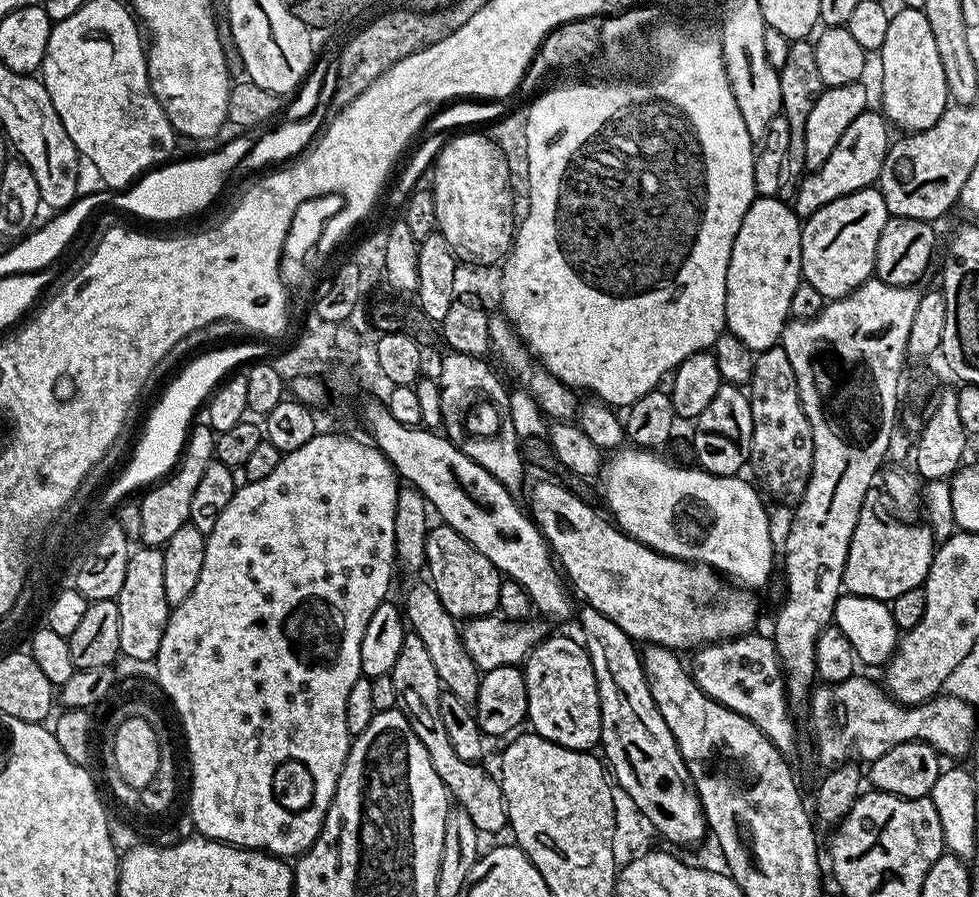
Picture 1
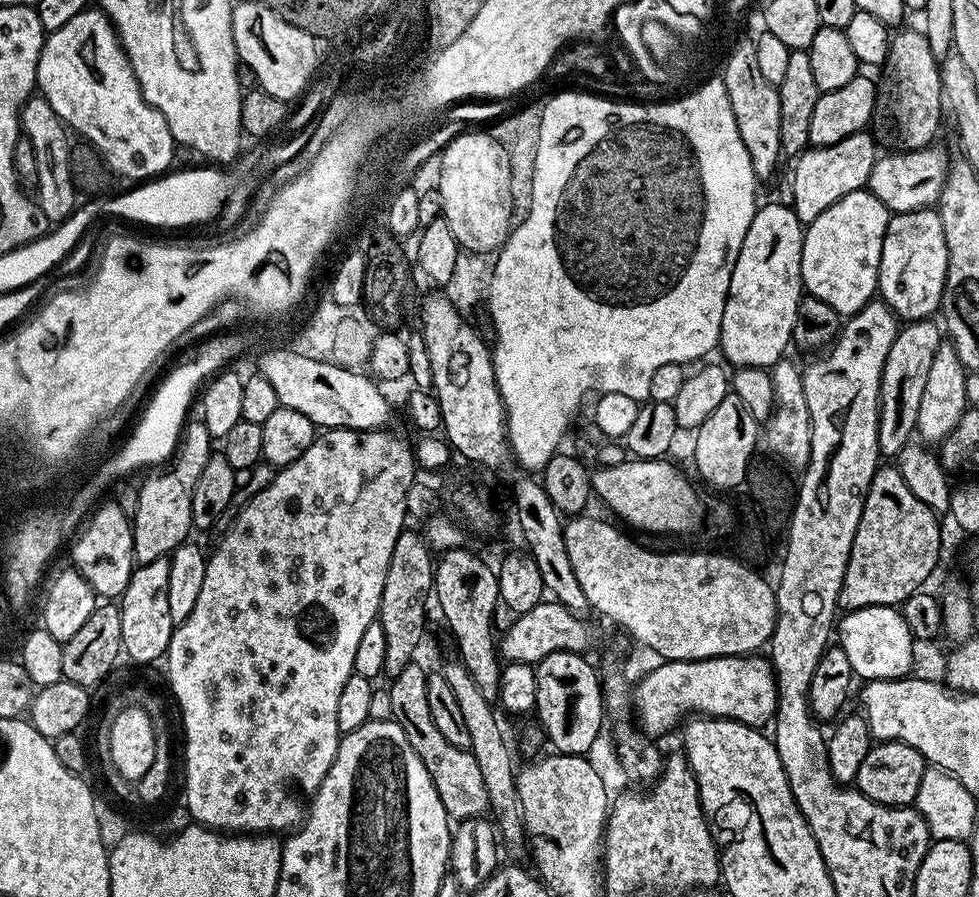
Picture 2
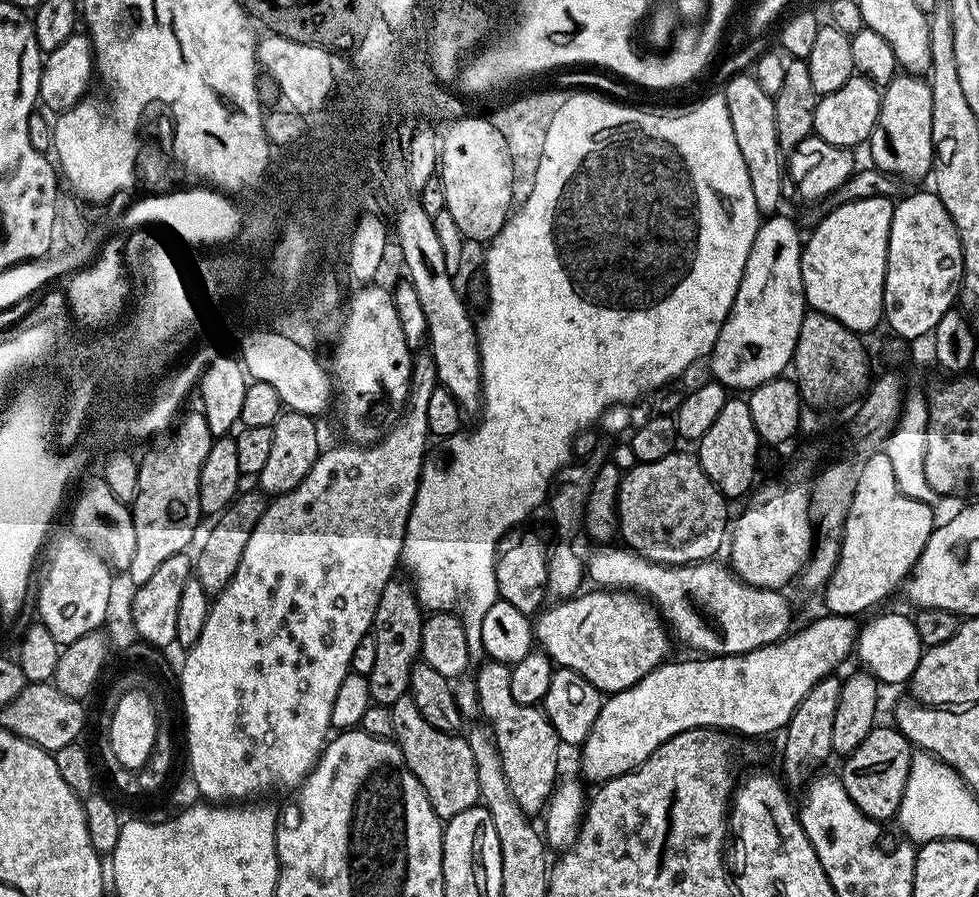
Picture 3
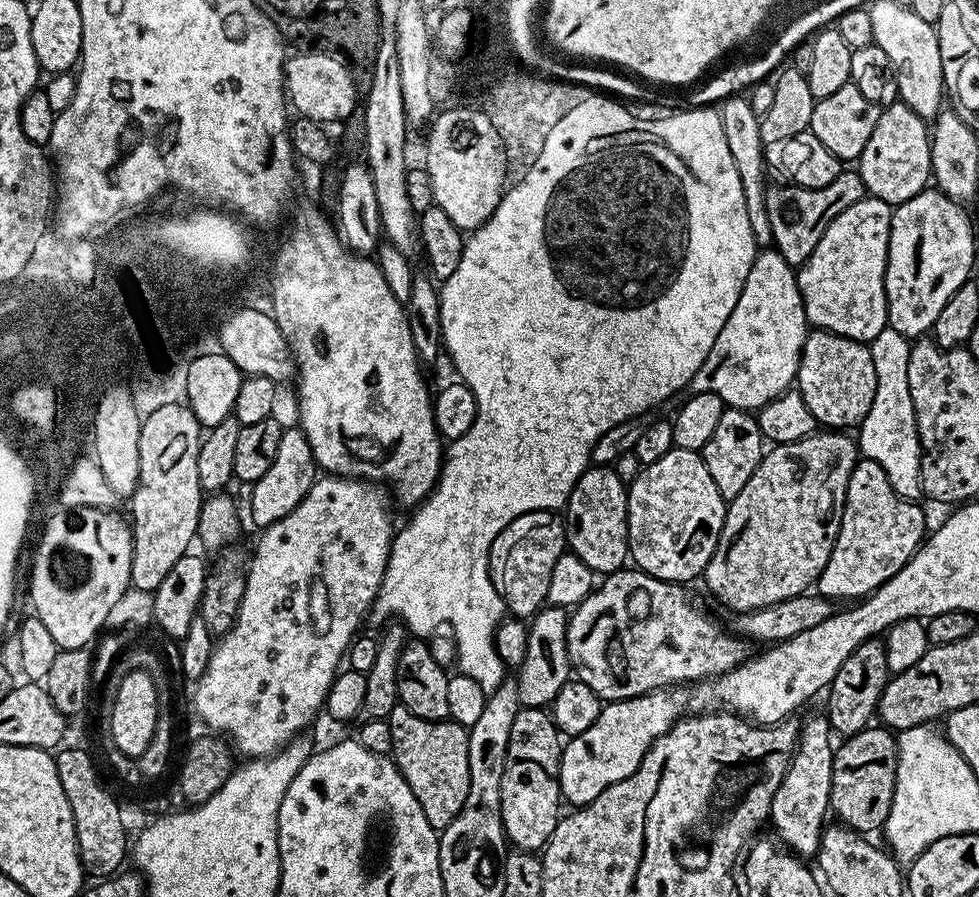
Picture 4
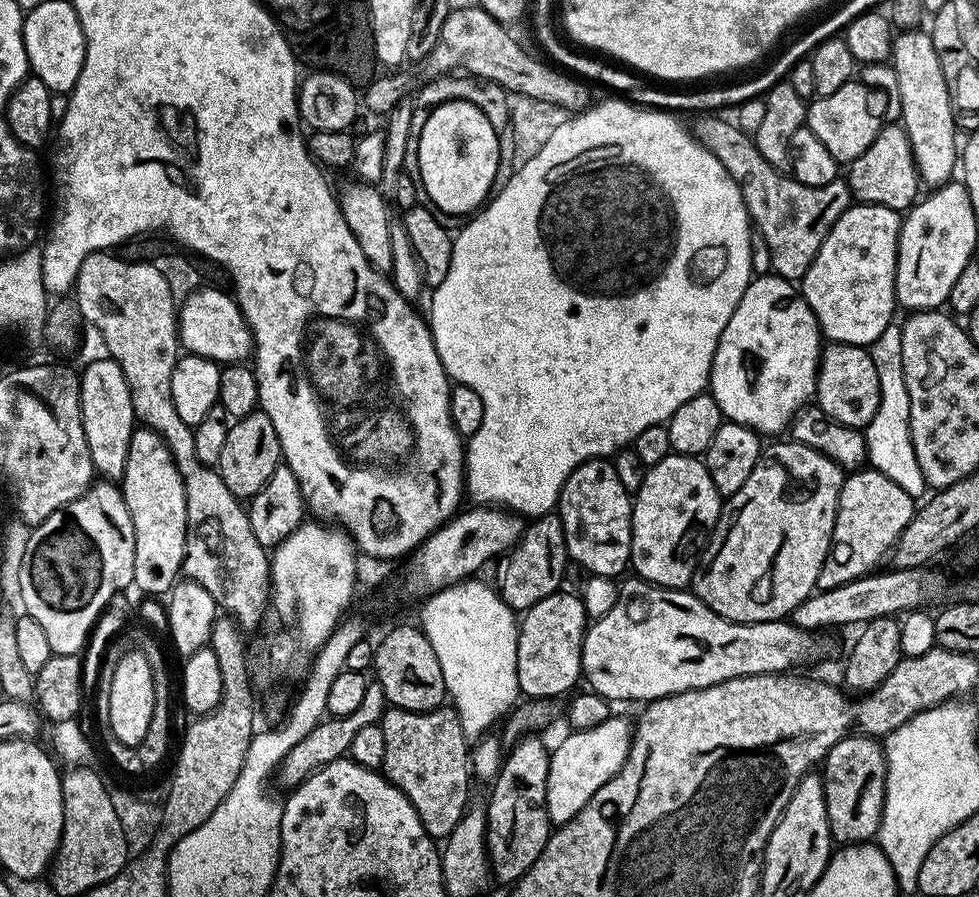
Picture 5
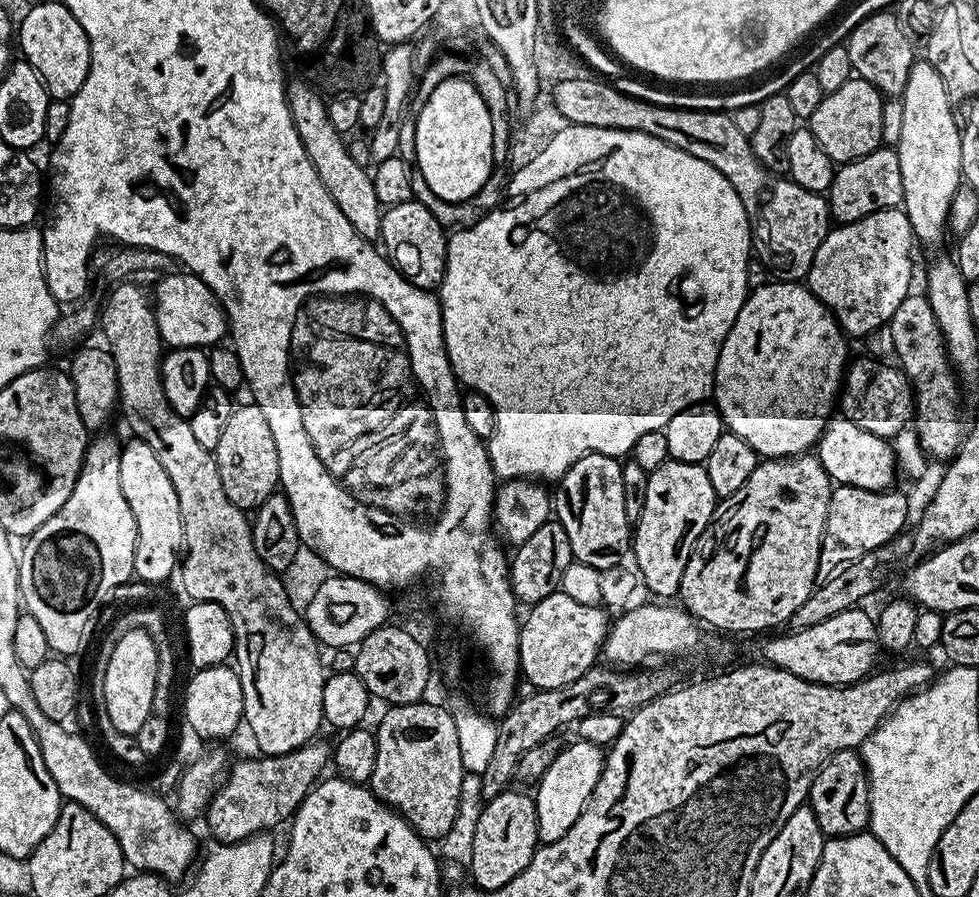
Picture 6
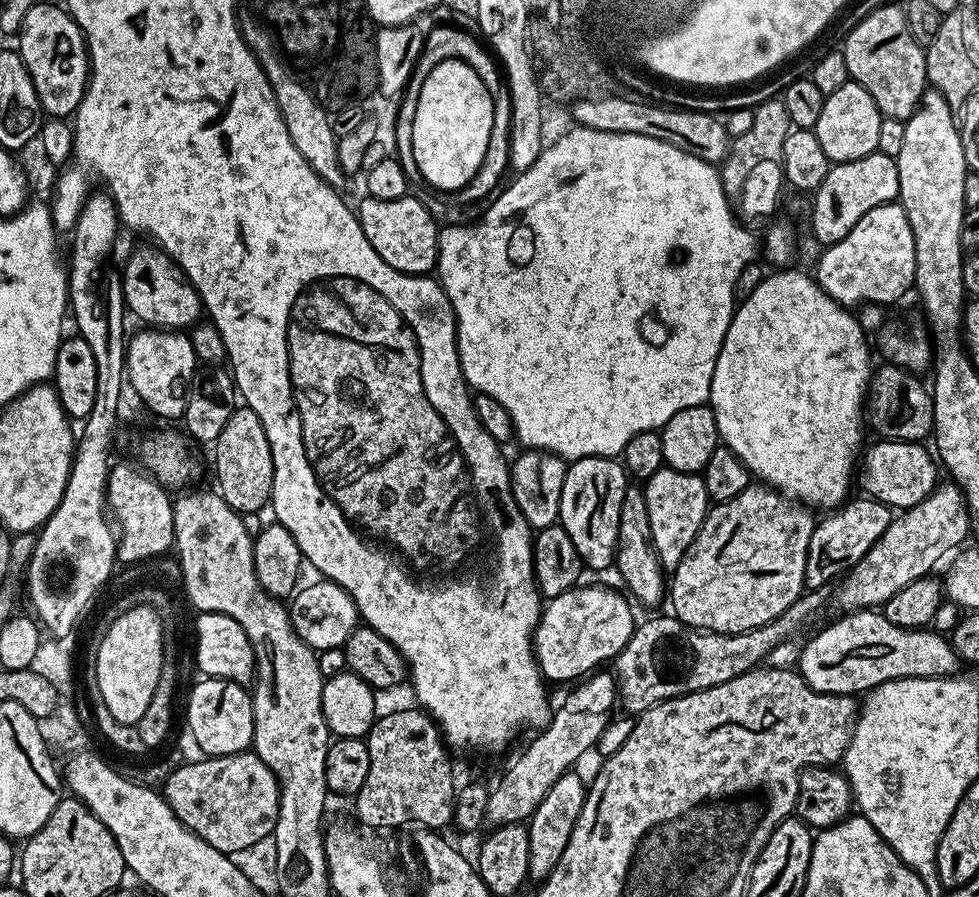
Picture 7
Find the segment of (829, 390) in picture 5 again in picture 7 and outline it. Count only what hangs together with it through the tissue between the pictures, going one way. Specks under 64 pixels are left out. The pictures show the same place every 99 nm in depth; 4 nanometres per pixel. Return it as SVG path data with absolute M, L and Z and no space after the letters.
M881 363L873 371L868 381L866 397L866 420L877 433L877 437L886 440L910 441L919 443L933 433L933 400L931 391L919 381L915 373L898 367L897 364Z

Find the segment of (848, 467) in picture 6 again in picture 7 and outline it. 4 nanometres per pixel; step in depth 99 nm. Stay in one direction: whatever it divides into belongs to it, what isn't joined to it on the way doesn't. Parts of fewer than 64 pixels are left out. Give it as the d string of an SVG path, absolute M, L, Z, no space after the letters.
M883 438L875 441L877 444L872 449L865 451L862 456L862 464L864 468L864 484L868 487L867 495L878 503L886 504L892 510L903 510L918 506L918 502L922 502L930 493L938 486L936 480L936 468L938 472L938 464L934 459L933 453L927 452L923 443L912 443L910 441L886 440Z

